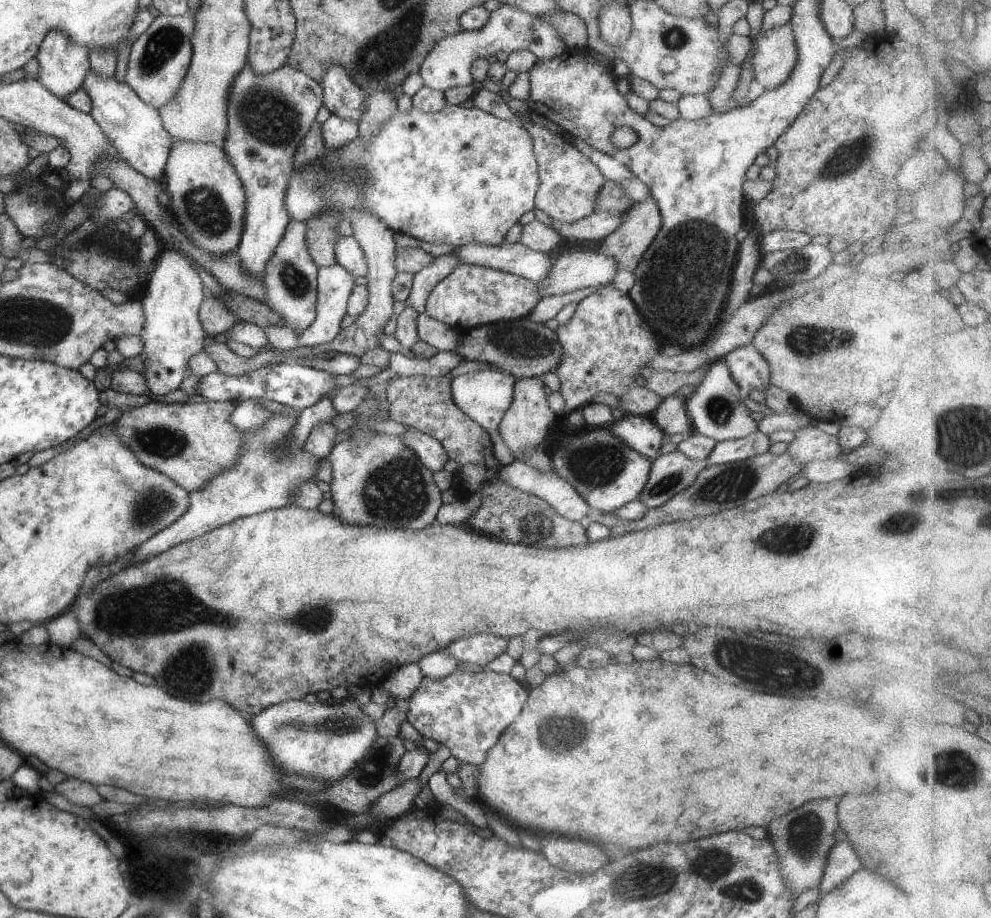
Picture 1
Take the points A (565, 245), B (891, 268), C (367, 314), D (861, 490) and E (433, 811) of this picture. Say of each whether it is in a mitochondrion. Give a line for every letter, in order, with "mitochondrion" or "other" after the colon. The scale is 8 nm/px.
A: other
B: other
C: other
D: other
E: other

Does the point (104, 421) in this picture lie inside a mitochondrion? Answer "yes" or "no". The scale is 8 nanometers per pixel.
no

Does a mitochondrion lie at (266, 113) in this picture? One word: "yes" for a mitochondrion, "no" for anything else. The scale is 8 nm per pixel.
yes

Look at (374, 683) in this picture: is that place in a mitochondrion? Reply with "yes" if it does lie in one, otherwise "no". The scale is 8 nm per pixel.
no

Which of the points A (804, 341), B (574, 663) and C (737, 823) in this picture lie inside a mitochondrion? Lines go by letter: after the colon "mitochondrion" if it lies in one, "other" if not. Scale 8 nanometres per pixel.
A: mitochondrion
B: other
C: other

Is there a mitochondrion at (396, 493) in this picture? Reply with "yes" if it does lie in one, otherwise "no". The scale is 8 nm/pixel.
yes

